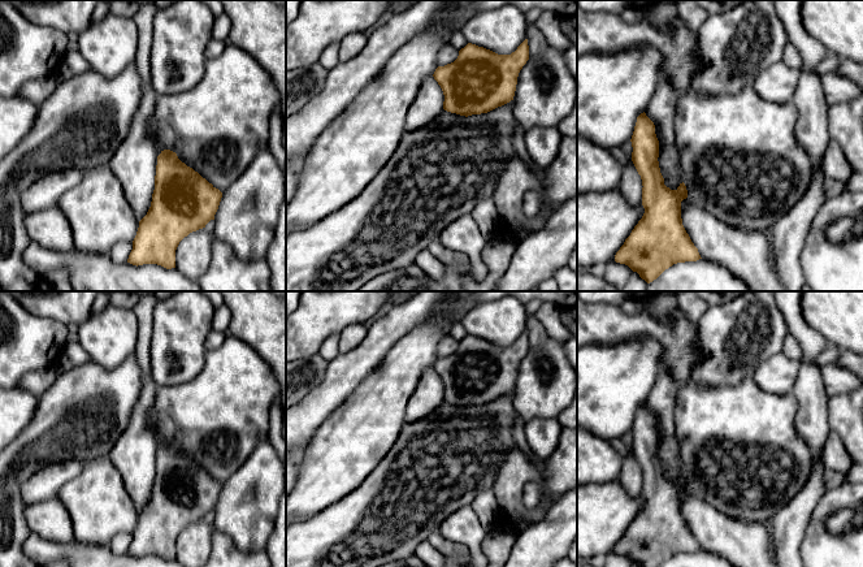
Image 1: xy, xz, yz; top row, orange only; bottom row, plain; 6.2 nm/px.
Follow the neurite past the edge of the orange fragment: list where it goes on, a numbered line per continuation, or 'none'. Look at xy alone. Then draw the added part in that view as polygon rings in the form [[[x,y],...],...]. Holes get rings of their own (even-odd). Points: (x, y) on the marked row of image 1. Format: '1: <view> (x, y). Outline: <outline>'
none

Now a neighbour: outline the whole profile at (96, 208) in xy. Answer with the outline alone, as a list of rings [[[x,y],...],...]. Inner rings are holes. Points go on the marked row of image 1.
[[[109,165],[84,172],[81,182],[58,199],[57,207],[68,218],[79,251],[108,254],[118,242],[133,242],[139,228]]]

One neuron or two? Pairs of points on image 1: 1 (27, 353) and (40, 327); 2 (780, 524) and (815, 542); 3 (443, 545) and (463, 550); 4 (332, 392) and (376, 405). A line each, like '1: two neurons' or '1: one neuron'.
1: one neuron
2: two neurons
3: one neuron
4: two neurons

